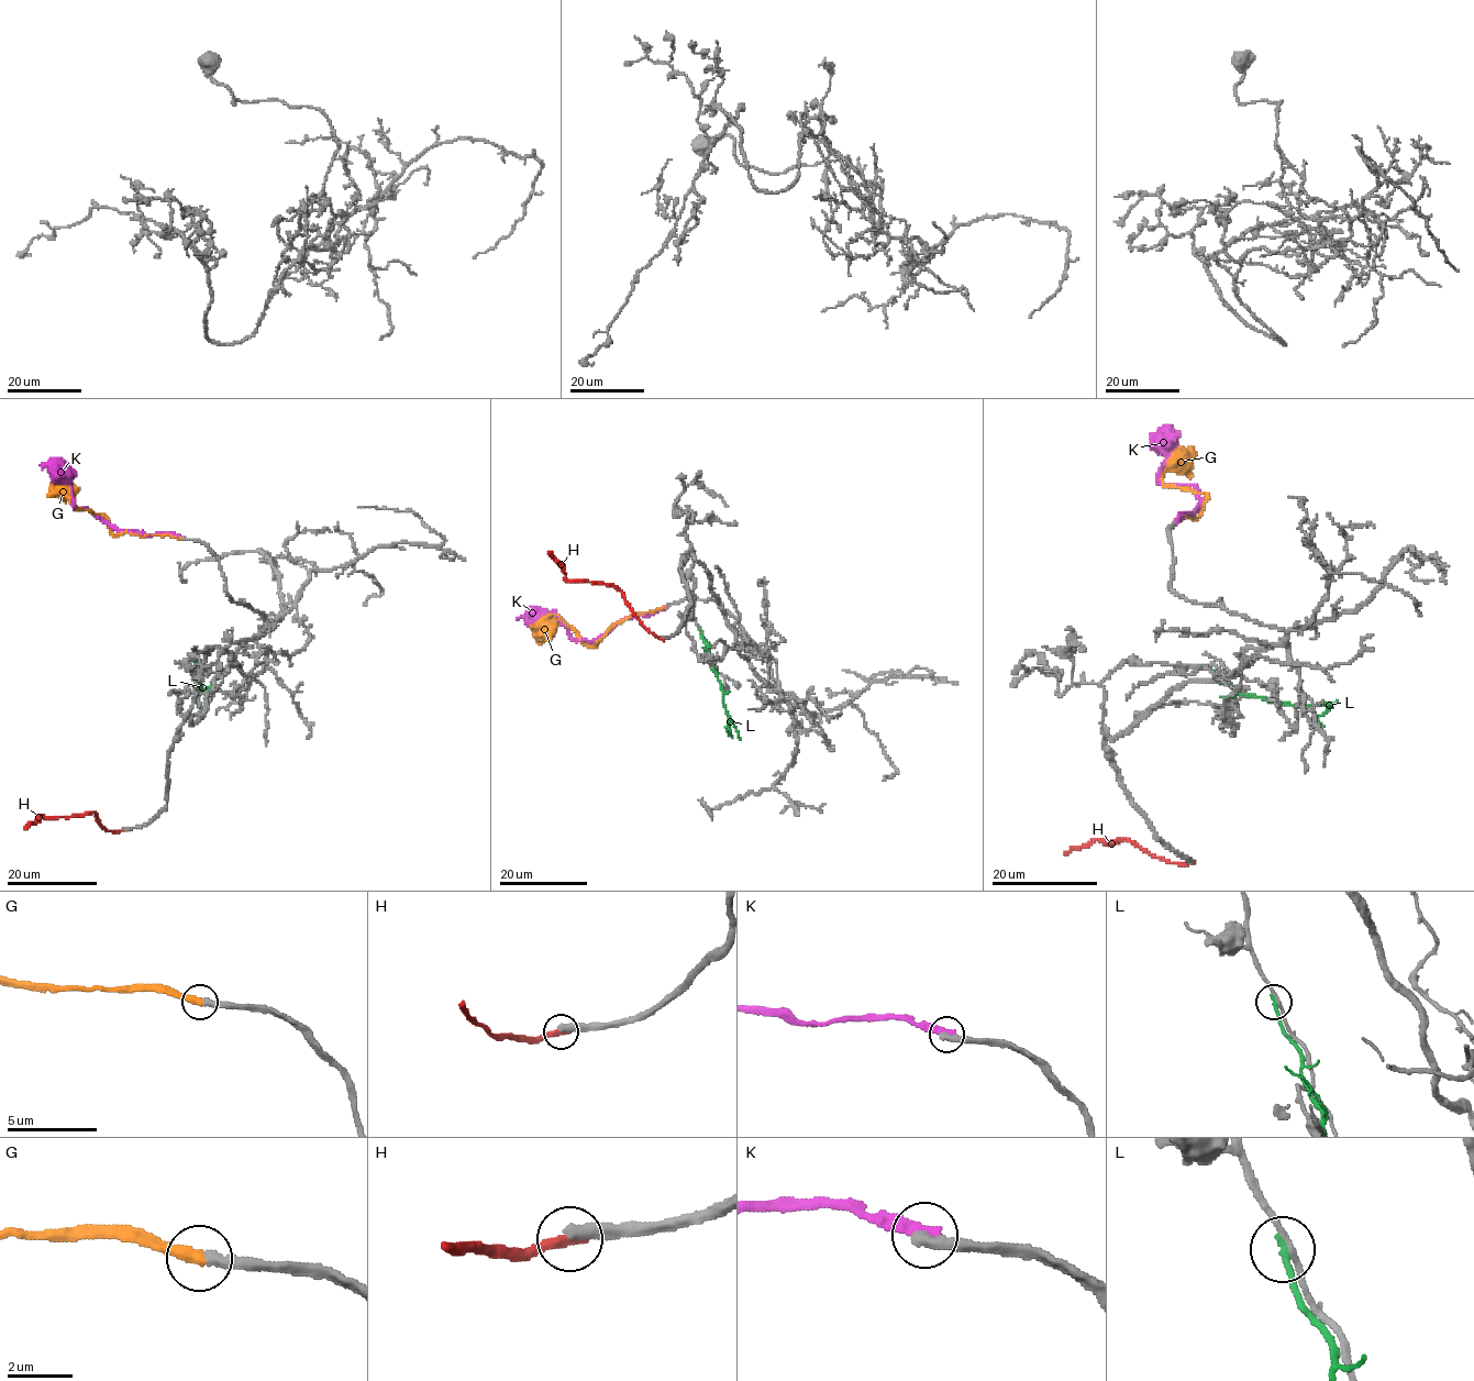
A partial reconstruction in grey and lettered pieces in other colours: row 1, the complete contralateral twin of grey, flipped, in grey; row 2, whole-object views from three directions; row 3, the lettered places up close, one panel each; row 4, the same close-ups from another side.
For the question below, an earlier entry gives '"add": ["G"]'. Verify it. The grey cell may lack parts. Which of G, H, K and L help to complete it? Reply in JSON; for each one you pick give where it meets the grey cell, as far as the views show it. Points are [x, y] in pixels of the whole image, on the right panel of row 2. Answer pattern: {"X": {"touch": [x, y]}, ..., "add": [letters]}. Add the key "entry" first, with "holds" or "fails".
{"entry": "holds", "G": {"touch": [1174, 523]}, "add": ["G"]}

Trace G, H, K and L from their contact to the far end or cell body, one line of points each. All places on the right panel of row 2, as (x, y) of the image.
G: (1175, 525), (1182, 516), (1197, 517), (1206, 495), (1186, 488), (1168, 487), (1162, 474), (1173, 470), (1193, 448)
H: (1190, 862), (1165, 861), (1125, 839), (1111, 843), (1093, 839), (1065, 853)
K: (1175, 522), (1199, 503), (1192, 485), (1166, 485), (1159, 479), (1166, 457), (1160, 444), (1163, 433)
L: (1203, 666), (1218, 672), (1241, 694), (1295, 707), (1325, 705), (1327, 710), (1318, 716), (1322, 725)

